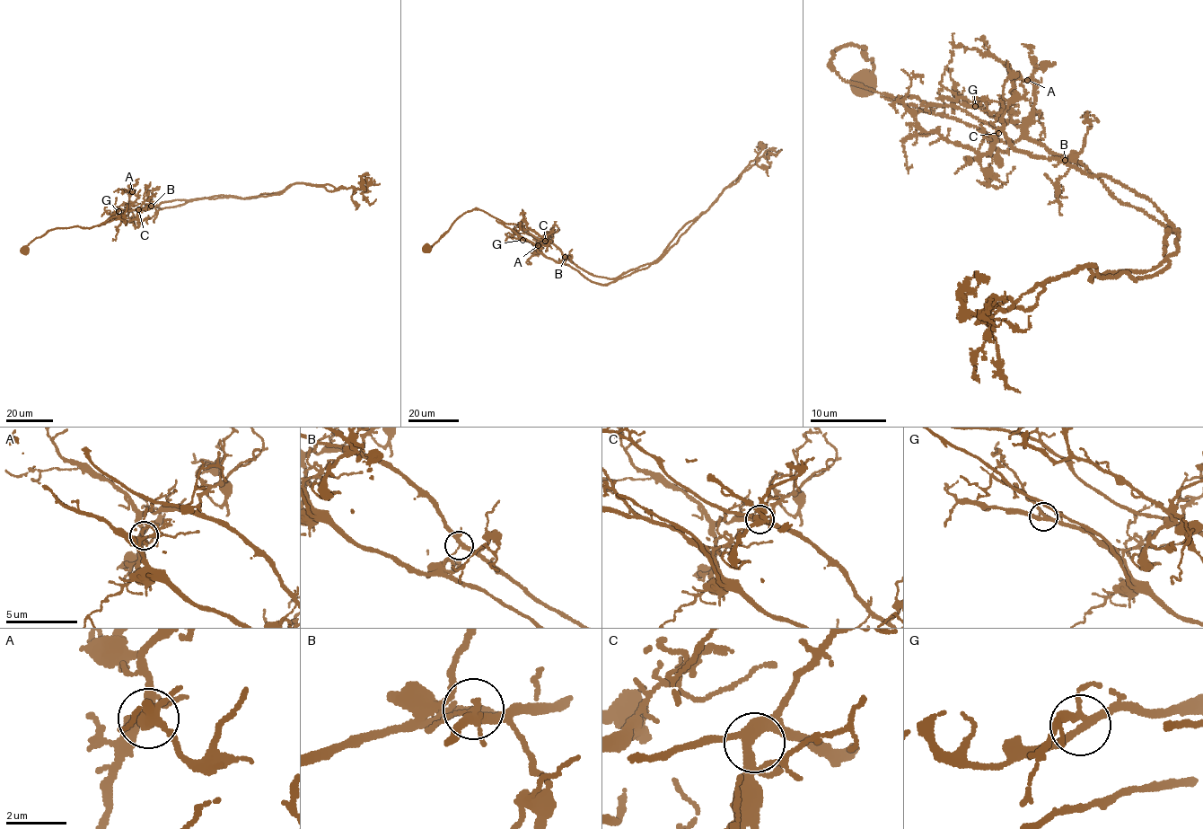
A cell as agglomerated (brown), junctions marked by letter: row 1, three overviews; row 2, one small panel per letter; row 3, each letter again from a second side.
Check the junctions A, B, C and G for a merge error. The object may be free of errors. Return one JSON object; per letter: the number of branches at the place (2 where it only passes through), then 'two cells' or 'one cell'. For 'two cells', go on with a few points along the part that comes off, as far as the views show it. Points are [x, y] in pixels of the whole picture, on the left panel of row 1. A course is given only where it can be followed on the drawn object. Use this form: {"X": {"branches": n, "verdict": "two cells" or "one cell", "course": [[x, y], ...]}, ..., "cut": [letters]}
{"A": {"branches": 4, "verdict": "one cell"}, "B": {"branches": 4, "verdict": "two cells", "course": [[152, 206], [162, 209], [215, 196], [266, 197], [281, 193], [299, 182], [352, 188], [352, 200], [356, 208]]}, "C": {"branches": 5, "verdict": "one cell"}, "G": {"branches": 4, "verdict": "one cell"}, "cut": ["B"]}

